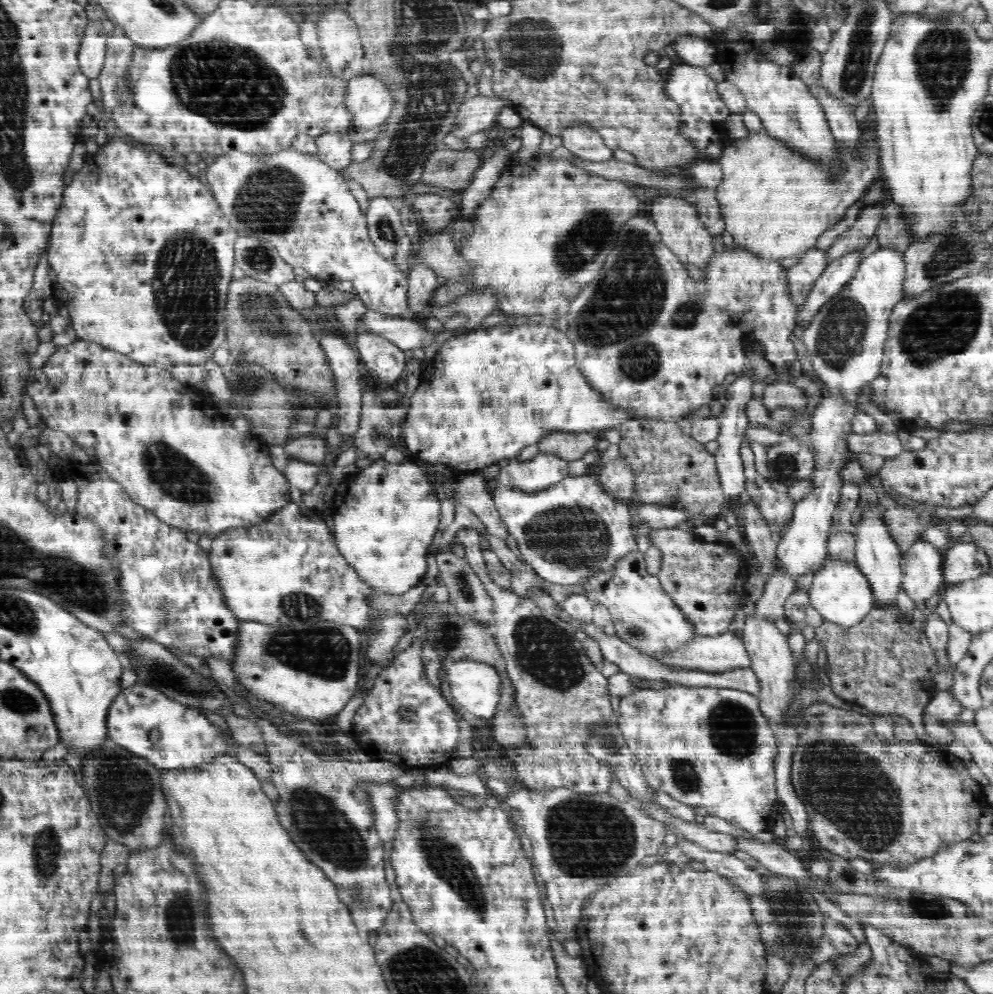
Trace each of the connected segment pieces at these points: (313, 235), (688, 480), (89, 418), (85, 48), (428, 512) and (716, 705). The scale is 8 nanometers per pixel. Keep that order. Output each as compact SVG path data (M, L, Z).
M231 149L218 156L203 174L224 216L240 235L255 236L271 244L290 266L304 268L311 277L327 282L350 280L353 290L368 309L399 316L409 307L408 270L376 252L369 237L366 217L347 182L342 179L341 170L330 168L318 154L283 149L254 156Z
M636 417L620 424L619 429L622 434L620 460L626 462L632 473L635 473L633 501L637 504L662 504L704 516L716 516L722 510L722 506L726 506L725 494L719 481L719 474L716 472L715 456L710 456L702 443L694 440L682 425L674 421L664 422Z
M76 339L72 344L59 346L41 368L34 369L29 373L25 392L34 402L36 410L41 414L42 422L46 424L47 428L65 432L76 444L86 450L93 448L95 461L104 467L110 478L121 484L126 490L126 494L136 504L146 507L161 522L169 526L186 533L197 531L201 536L214 538L220 532L229 531L232 528L250 528L268 522L270 515L284 508L290 502L290 484L286 475L274 467L270 457L270 447L261 440L256 440L256 438L252 440L250 436L240 434L238 428L234 428L234 424L230 423L230 420L224 420L224 417L220 416L218 401L215 397L202 386L188 386L181 383L174 378L169 370L156 368L152 364L140 364L121 352L104 348L95 342Z
M89 21L78 50L80 71L90 79L100 76L107 52L107 36L101 21Z
M383 458L372 462L369 467L360 470L360 474L356 478L344 478L344 480L335 487L335 495L333 496L333 503L330 507L332 519L334 519L334 536L335 544L342 554L342 557L346 560L346 563L354 568L356 573L364 584L370 586L380 594L392 594L400 595L407 592L412 588L412 584L418 585L418 582L422 580L420 576L424 576L427 568L427 558L430 556L429 548L432 541L430 536L435 536L438 525L440 522L440 497L436 498L436 491L430 486L431 482L428 482L427 474L424 474L424 469L420 470L416 466L416 462L400 462L390 464Z
M683 685L672 686L656 689L638 689L632 695L625 696L619 702L619 715L616 720L617 731L623 734L626 744L630 752L636 756L640 763L642 772L649 787L653 790L662 789L667 792L674 800L683 804L688 804L690 807L704 807L710 816L718 816L722 820L728 821L730 824L746 830L751 838L755 838L760 832L770 832L774 828L775 820L778 817L777 790L775 787L775 758L777 755L777 738L775 737L770 721L762 715L760 705L758 705L758 697L734 688L708 688L707 686Z

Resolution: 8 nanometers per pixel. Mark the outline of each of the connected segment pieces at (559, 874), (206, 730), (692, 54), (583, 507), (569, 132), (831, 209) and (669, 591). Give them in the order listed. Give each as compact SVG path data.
M516 778L510 782L518 790L508 796L507 803L511 808L520 810L521 820L524 822L524 831L531 840L534 862L538 868L538 874L544 882L546 900L552 906L554 918L558 925L558 932L563 940L577 938L579 913L582 912L582 904L596 888L602 888L602 884L614 880L616 877L626 876L632 868L640 864L642 858L659 854L660 845L664 836L669 834L666 823L657 821L648 814L644 814L642 808L632 801L622 803L612 797L608 792L578 793L570 788L552 788L547 790L522 788Z
M150 684L134 685L121 690L107 711L107 736L116 744L122 745L136 756L145 758L150 764L160 769L189 769L210 764L218 755L228 755L232 734L222 734L200 711L189 705L178 704Z
M678 36L672 44L682 61L692 67L706 67L717 63L717 47L709 40L698 37Z
M595 473L581 477L567 476L547 489L522 492L504 484L489 483L494 504L507 526L507 531L518 543L519 559L530 566L546 582L560 586L576 586L590 576L590 572L612 572L626 552L634 552L637 542L634 538L638 528L632 528L630 502L614 498L600 484Z
M587 126L566 128L560 134L561 145L575 154L577 158L604 162L614 158L613 150L606 146L605 140L598 131Z
M872 120L860 124L861 135L855 146L857 149L837 144L837 160L845 165L845 174L842 174L840 180L832 180L826 167L818 166L814 159L808 159L806 155L790 150L780 139L775 139L764 131L750 133L743 139L731 140L719 160L723 178L716 192L725 230L732 234L735 246L750 251L750 254L758 256L758 259L768 261L801 256L814 248L820 235L832 224L838 224L852 204L861 202L870 186L876 183L883 185L880 147L874 127Z
M676 527L652 530L648 537L652 546L662 552L662 568L657 574L663 591L686 616L694 631L702 636L728 632L734 612L745 604L736 596L742 592L742 584L746 582L748 561L737 556L728 546L701 542L696 540L693 532L683 532Z

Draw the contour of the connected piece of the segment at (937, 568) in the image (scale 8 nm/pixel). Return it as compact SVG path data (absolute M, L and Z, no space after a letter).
M920 539L902 556L901 588L914 603L924 604L942 593L946 586L944 562L944 550Z

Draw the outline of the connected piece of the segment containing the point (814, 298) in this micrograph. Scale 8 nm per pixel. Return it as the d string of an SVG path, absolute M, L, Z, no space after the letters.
M852 251L828 263L824 272L814 282L814 286L810 288L806 302L798 305L797 326L803 326L804 330L810 326L813 316L823 307L823 304L838 294L854 278L862 259L860 251Z

